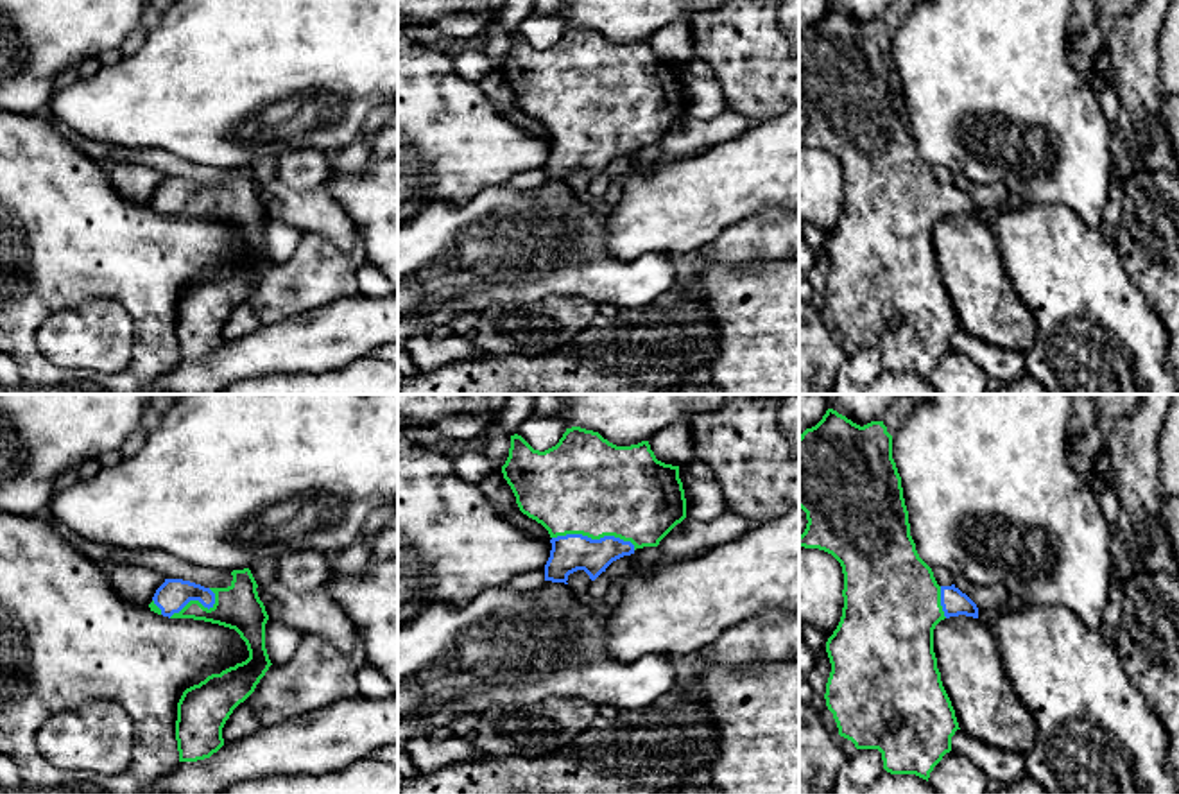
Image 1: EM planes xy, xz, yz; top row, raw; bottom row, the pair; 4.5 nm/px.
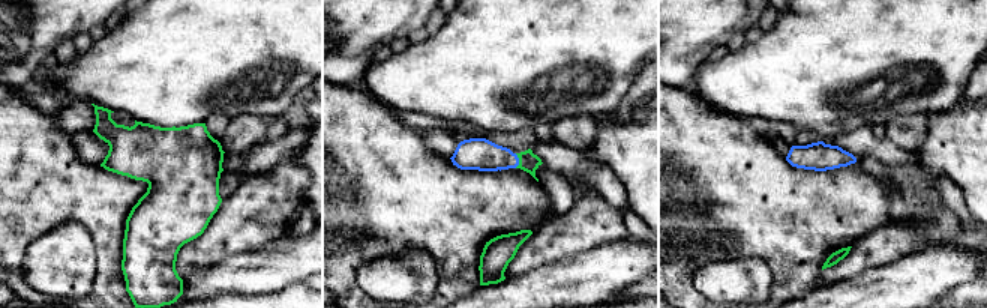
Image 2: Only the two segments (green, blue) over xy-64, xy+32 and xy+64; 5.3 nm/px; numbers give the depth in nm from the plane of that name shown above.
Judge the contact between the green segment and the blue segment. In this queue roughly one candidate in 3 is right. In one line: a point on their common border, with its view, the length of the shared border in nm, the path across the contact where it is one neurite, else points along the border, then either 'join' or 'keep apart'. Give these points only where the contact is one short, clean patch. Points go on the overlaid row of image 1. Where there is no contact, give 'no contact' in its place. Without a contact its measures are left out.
contact xz (595, 538); length 380 nm; way xz (585, 484), (595, 538), (585, 538), (570, 552); join

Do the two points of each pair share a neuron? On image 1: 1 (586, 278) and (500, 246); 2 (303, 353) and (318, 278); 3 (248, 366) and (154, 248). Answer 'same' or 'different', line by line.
1: same
2: different
3: different

